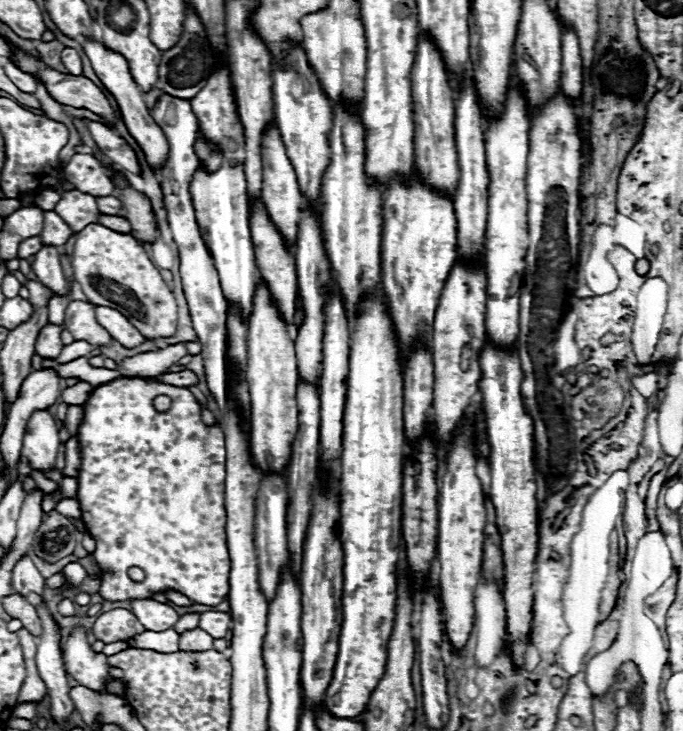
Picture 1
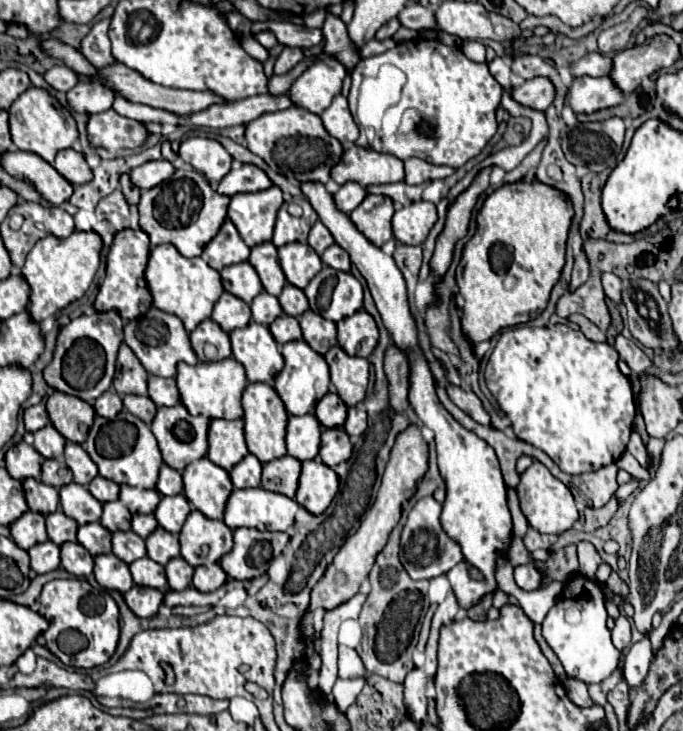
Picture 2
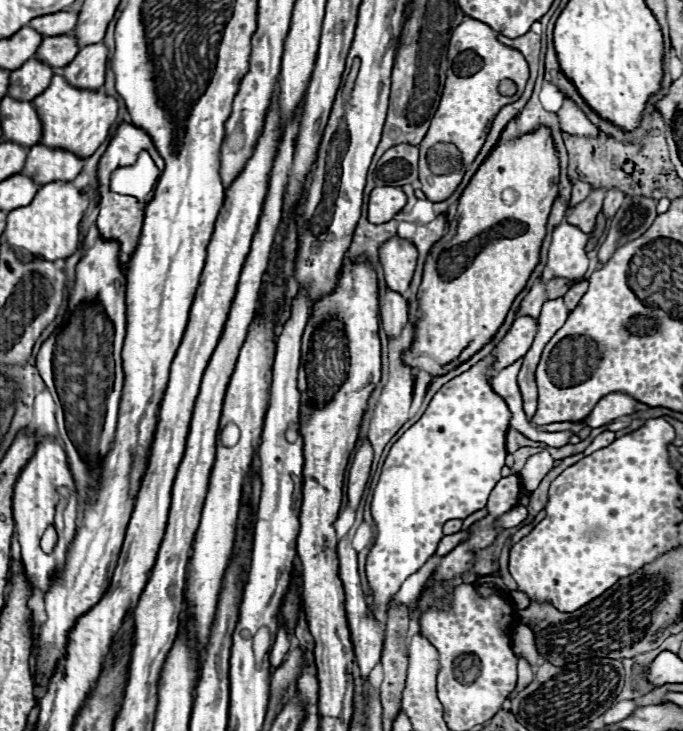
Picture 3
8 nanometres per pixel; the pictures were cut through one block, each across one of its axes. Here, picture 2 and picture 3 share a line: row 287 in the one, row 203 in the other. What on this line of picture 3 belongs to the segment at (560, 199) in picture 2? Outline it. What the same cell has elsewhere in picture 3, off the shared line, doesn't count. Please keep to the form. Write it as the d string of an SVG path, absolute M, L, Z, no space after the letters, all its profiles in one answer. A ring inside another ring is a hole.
M536 128L526 136L496 144L496 148L480 164L458 200L456 230L452 234L446 234L438 244L434 244L426 258L424 276L418 292L420 320L414 326L416 336L412 340L410 352L406 354L406 364L410 368L426 370L432 376L446 374L450 372L450 368L468 360L486 342L490 342L490 338L502 326L514 298L526 288L530 274L538 266L550 208L558 198L558 164L558 150L554 148L554 140L548 128ZM506 188L514 188L518 192L516 202L510 206L502 202L502 192Z

